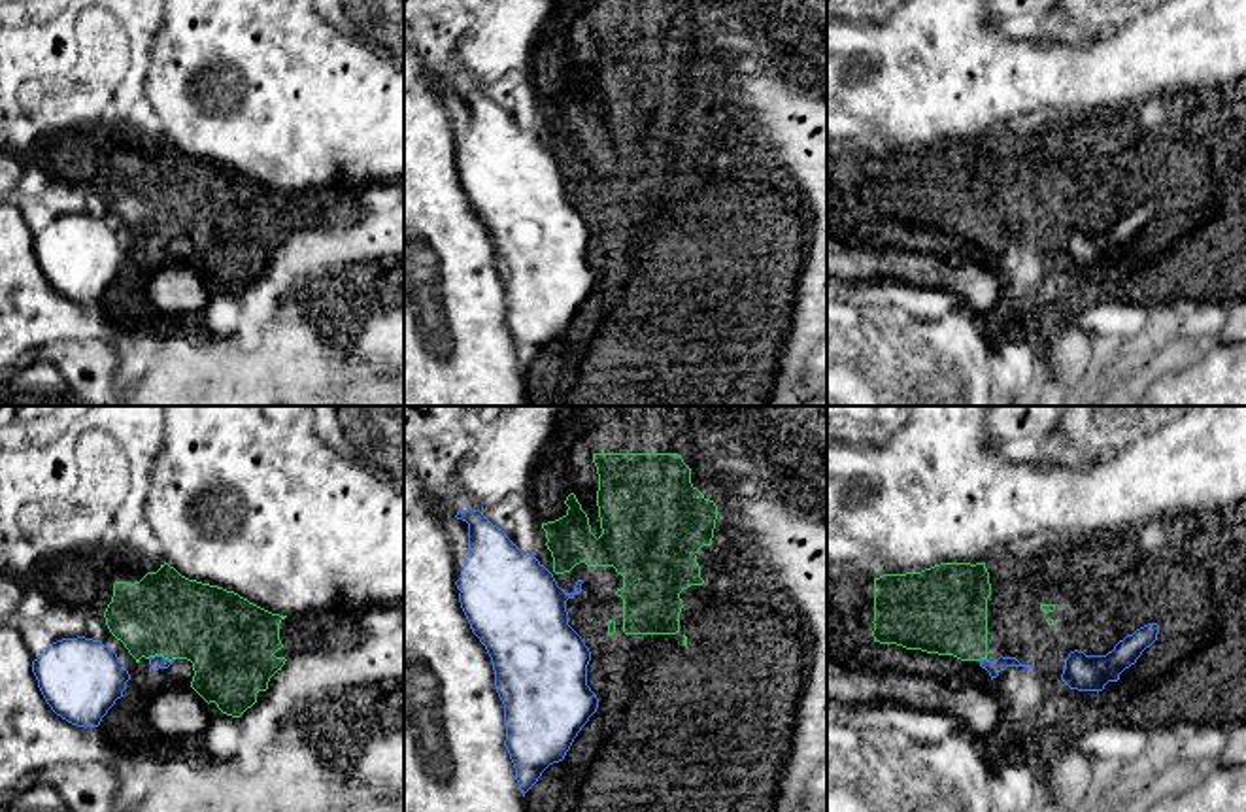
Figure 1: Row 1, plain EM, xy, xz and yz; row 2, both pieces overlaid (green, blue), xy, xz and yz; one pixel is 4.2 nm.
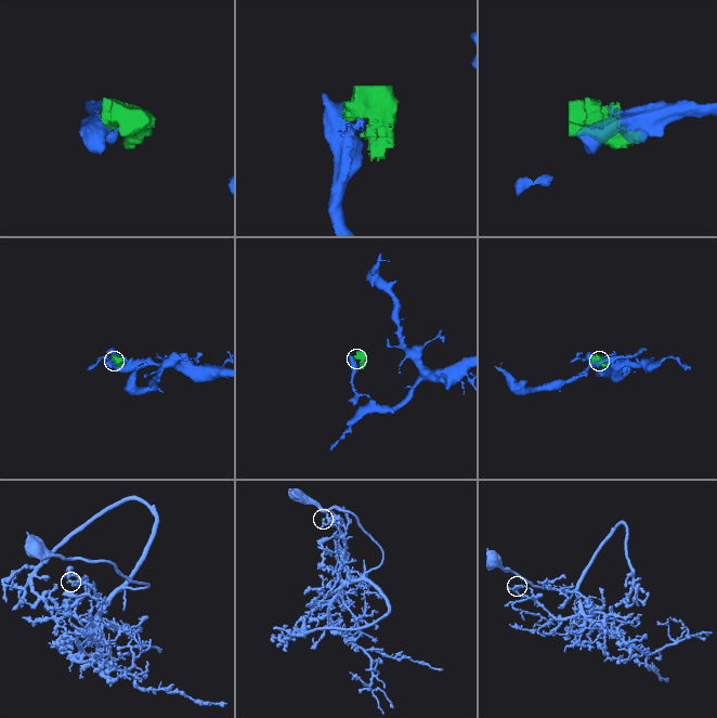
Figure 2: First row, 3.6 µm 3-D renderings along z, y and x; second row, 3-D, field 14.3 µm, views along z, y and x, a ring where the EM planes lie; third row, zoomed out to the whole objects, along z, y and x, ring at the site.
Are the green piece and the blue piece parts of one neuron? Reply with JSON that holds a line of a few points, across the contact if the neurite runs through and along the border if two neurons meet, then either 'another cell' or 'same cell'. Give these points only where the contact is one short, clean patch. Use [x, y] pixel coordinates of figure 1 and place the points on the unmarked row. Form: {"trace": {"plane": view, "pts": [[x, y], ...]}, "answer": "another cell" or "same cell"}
{"trace": {"plane": "xy", "pts": [[148, 235], [174, 236]]}, "answer": "another cell"}

